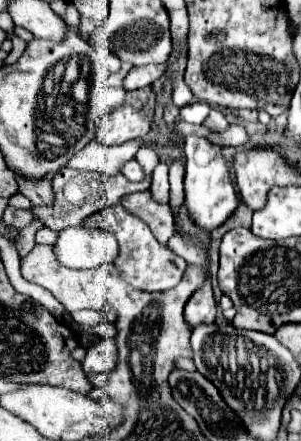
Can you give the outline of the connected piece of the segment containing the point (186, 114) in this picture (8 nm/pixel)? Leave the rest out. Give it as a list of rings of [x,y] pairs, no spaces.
[[[192,103],[180,109],[180,119],[188,121],[188,123],[204,123],[206,117],[210,115],[210,105],[206,103]]]

